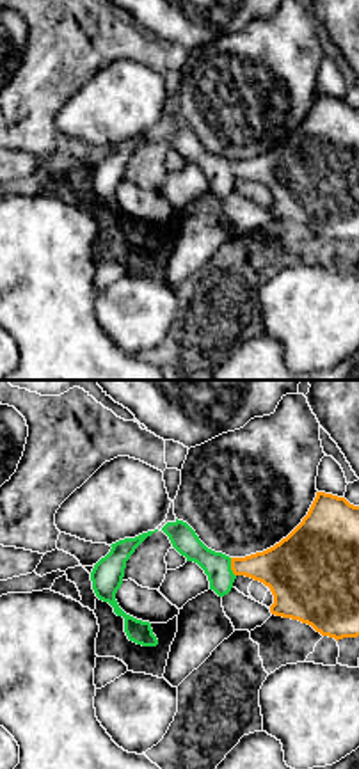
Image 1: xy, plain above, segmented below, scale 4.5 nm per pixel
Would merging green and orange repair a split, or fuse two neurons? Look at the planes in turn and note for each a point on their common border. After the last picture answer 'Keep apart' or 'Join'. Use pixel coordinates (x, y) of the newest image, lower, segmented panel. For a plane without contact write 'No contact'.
Touches green at (230, 567)

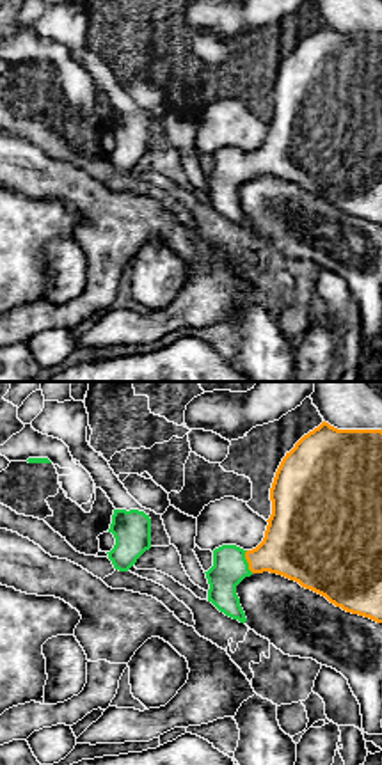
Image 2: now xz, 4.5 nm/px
Touches green at (246, 561)

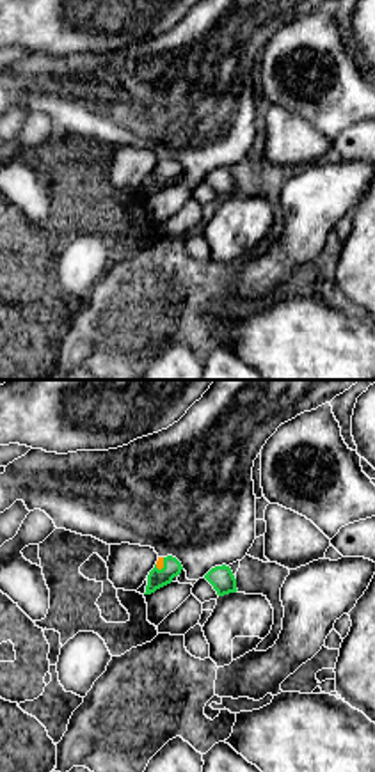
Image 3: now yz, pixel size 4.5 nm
Touches green at (164, 565)

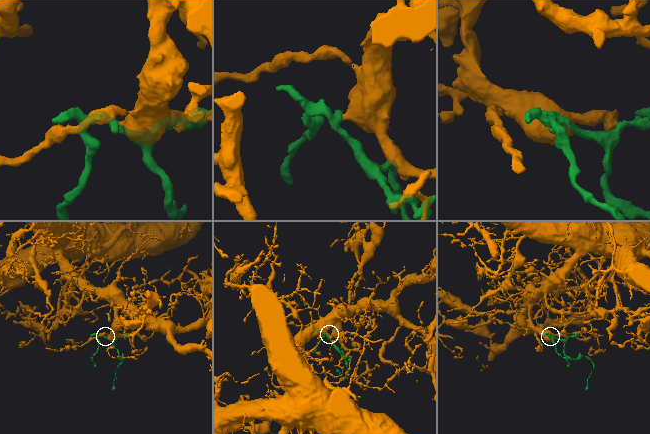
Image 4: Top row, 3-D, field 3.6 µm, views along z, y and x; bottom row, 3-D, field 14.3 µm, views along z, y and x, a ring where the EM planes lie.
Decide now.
Join

